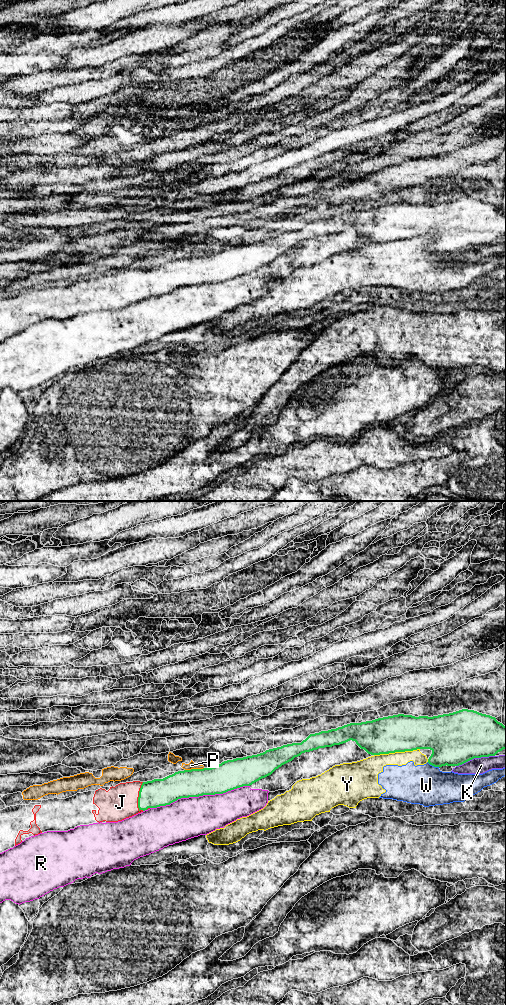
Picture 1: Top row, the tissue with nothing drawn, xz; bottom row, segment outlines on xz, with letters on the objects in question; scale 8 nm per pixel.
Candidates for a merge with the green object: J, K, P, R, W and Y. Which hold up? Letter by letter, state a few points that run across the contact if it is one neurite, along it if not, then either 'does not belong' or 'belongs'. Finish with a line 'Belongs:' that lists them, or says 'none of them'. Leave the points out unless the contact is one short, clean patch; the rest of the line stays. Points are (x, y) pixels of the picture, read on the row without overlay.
J: belongs
K: does not belong
P: xz (203, 255), (185, 258) | does not belong
R: does not belong
W: does not belong
Y: does not belong
Belongs: J

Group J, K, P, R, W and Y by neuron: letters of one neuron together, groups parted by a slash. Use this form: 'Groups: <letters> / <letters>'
Groups: J / K / P / R / W Y

